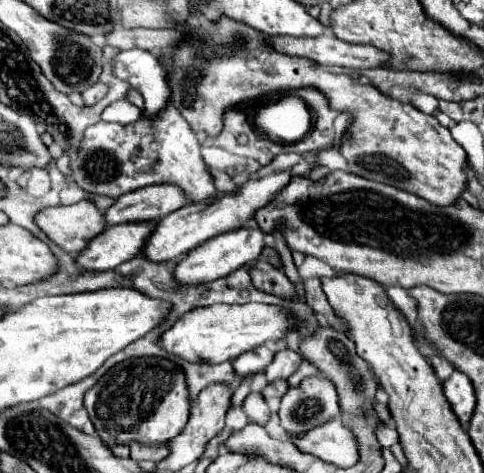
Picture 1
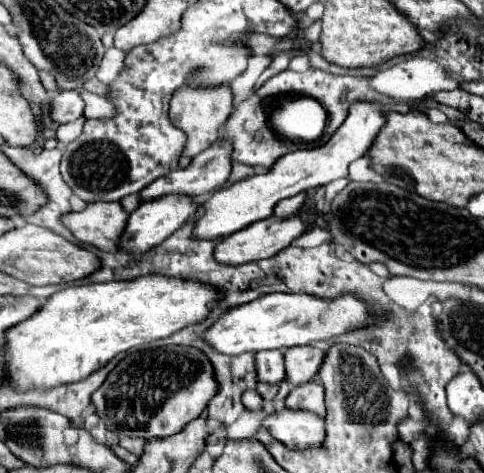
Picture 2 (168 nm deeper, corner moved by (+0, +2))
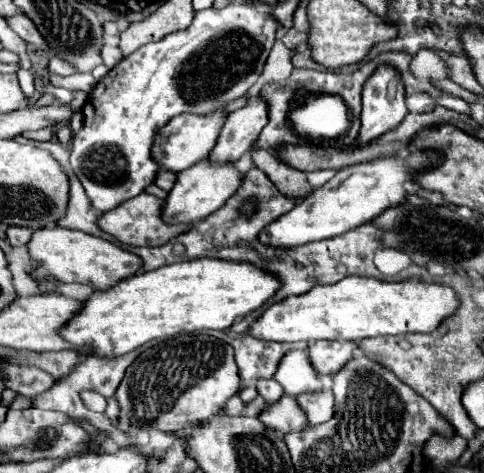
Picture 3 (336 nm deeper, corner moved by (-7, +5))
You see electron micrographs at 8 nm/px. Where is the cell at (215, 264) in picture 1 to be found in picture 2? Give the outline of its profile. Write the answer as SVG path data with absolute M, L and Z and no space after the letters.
M295 213L289 219L277 219L271 215L269 219L263 219L261 223L253 223L253 227L245 227L245 231L237 231L237 235L229 235L217 243L217 261L219 263L231 263L231 265L243 265L259 259L267 259L289 247L295 239L299 239L303 233L307 233L309 221L301 219L299 213Z

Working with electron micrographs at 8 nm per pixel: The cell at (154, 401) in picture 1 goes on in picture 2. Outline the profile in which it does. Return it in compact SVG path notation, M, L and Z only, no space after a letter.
M167 345L159 349L143 349L141 353L131 353L119 361L107 381L93 393L93 405L109 431L149 441L179 433L207 409L217 391L219 383L213 365L203 351L195 347Z

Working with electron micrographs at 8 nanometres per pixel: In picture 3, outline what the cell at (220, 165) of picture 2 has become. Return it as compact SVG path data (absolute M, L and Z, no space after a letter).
M250 96L244 108L230 112L218 136L218 142L206 160L210 164L236 162L244 152L248 152L254 146L266 122L268 122L266 102L260 96Z

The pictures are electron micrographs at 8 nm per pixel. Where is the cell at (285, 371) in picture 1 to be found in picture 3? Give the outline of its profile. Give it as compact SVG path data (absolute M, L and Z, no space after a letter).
M318 340L308 346L308 356L318 374L336 374L356 350L356 342L328 342Z

